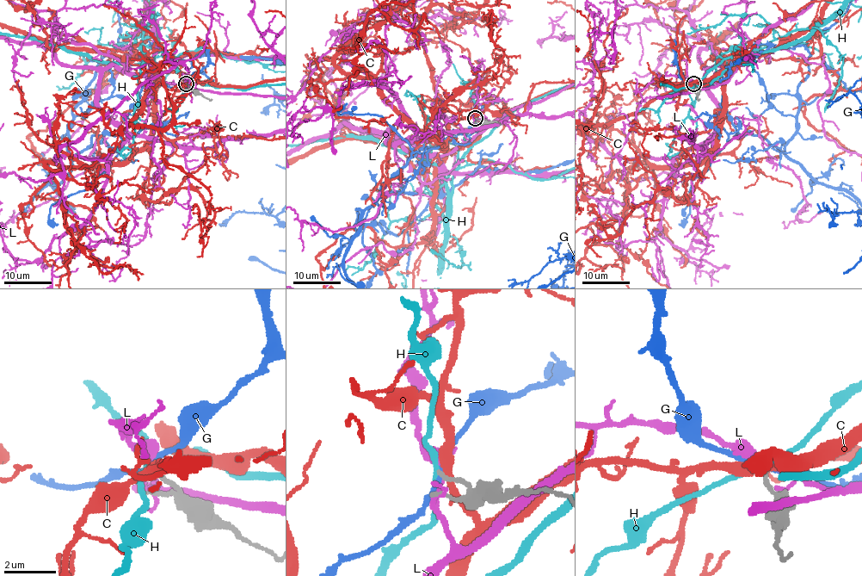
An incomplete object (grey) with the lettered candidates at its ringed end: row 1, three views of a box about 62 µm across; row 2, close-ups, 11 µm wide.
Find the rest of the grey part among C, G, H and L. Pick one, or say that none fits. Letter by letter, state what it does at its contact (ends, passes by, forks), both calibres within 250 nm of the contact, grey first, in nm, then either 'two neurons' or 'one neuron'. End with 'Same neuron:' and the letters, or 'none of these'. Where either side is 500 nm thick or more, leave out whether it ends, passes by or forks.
C: it passes by; calibres 170 and 340 nm; two neurons
G: it passes by; calibres 160 and 160 nm; two neurons
H: it passes by; calibres 140 and 200 nm; two neurons
L: it passes by; calibres 160 and 300 nm; two neurons
Same neuron: none of these

